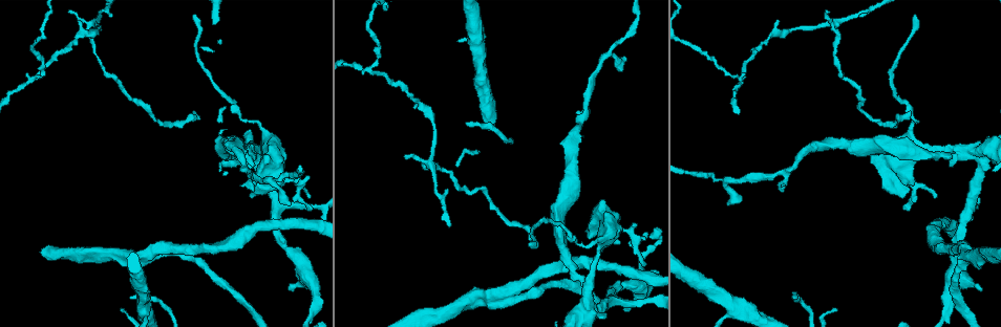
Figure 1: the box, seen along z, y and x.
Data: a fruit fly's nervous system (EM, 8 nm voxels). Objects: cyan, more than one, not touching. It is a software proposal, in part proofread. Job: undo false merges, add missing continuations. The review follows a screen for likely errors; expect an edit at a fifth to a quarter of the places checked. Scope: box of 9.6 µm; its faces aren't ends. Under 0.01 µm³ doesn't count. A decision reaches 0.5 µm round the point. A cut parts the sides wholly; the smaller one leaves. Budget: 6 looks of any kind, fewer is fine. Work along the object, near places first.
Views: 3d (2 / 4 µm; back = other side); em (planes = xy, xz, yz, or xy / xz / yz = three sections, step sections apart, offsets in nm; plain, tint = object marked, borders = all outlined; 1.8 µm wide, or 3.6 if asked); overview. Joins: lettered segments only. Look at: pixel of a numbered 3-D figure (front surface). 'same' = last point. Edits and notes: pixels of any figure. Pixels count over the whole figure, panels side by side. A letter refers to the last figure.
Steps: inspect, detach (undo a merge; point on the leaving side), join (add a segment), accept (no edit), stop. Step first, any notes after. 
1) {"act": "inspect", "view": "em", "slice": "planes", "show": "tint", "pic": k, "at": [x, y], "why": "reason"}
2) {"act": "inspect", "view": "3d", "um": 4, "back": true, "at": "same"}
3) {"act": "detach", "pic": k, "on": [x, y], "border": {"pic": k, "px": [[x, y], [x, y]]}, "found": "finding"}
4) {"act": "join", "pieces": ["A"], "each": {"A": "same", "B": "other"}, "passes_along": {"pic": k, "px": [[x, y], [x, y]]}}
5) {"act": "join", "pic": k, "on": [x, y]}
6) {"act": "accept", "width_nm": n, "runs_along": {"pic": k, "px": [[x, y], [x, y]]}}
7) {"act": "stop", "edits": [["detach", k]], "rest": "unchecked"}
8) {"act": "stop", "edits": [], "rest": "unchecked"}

{"act": "inspect", "view": "em", "slice": "xz", "step": 16, "show": "tint", "pic": 1, "at": [727, 205], "why": "tapers out"}

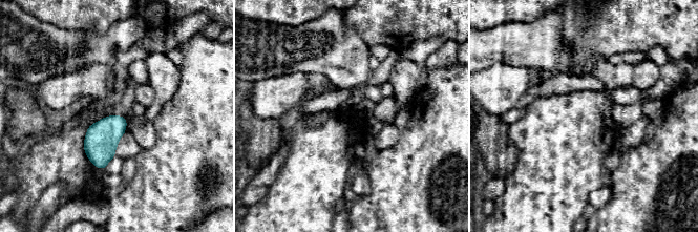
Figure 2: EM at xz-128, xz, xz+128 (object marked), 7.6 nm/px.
{"act": "inspect", "view": "em", "slice": "planes", "show": "borders", "at": "same", "why": "cut it another way"}

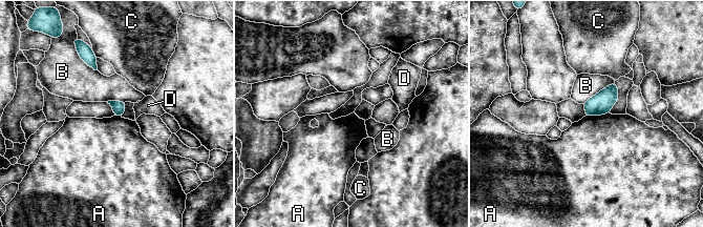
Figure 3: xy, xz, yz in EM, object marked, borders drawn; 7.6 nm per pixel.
{"act": "accept", "longest_contact_nm": ["B", 300], "each": {"A": "other", "B": "other", "C": "other", "D": "other"}, "border": {"pic": 3, "px": [[609, 112], [586, 116]]}, "found": "no lettered segment goes on from it"}

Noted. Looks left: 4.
{"act": "inspect", "view": "em", "slice": "planes", "show": "borders", "pic": 1, "at": [954, 150], "why": "calibre changes"}

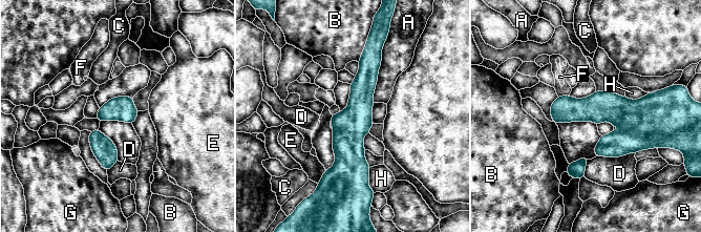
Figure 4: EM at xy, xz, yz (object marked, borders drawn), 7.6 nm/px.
{"act": "detach", "pic": 4, "on": [616, 144], "width_nm": 190, "each": {"A": "other", "B": "other", "C": "other", "D": "other", "E": "other", "F": "other", "G": "other", "H": "other"}, "border": {"pic": 4, "px": [[622, 130], [643, 135], [659, 133]]}, "found": "two neurons meet here"}

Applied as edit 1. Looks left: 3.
{"act": "inspect", "view": "overview"}

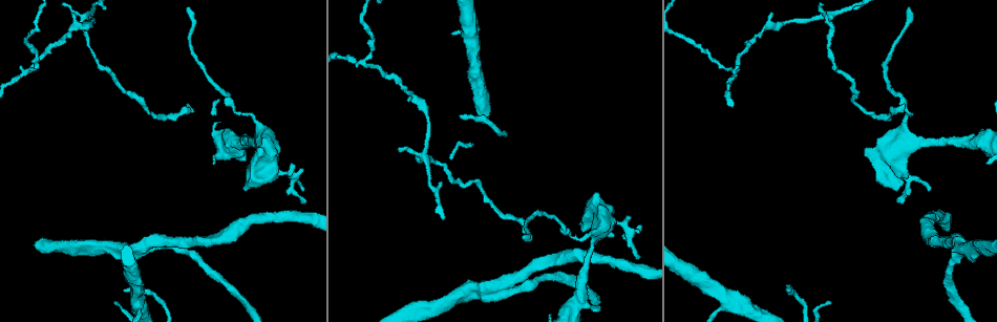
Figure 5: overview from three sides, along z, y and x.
{"act": "inspect", "view": "em", "slice": "xz", "step": 16, "show": "tint", "pic": 5, "at": [949, 242], "why": "branch point"}

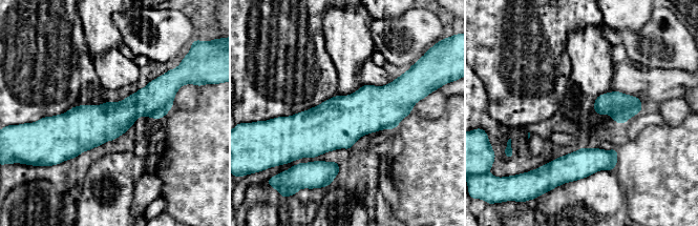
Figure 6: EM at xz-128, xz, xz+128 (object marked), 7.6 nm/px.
{"act": "inspect", "view": "em", "slice": "planes", "show": "borders", "at": "same"}

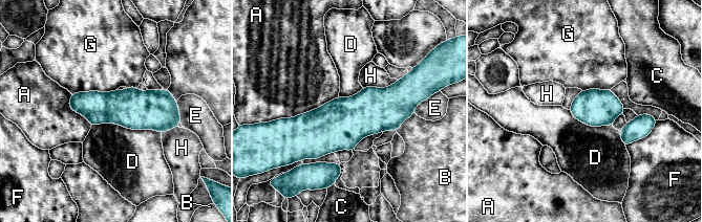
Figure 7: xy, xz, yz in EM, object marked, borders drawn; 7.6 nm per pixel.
{"act": "accept", "each": {"A": "other", "B": "other", "C": "other", "D": "other", "E": "other", "F": "other", "G": "other", "H": "other"}, "runs_along": {"pic": 7, "px": [[71, 103], [157, 110], [176, 121]]}, "found": "one neuron here"}

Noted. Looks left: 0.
{"act": "stop", "edits": [["detach", 4]], "rest": "unchecked"}

